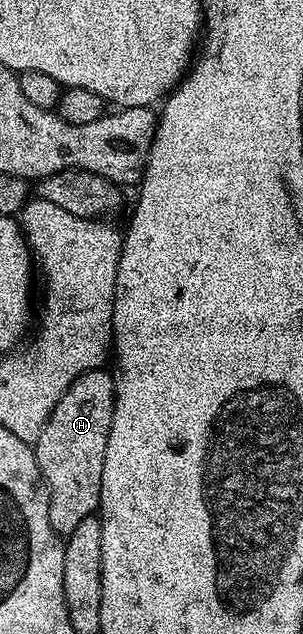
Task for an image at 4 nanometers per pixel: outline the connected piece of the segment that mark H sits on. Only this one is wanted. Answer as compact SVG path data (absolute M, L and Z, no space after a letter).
M88 370L78 376L58 400L34 443L36 463L48 489L50 524L61 536L72 534L82 520L93 517L100 508L102 464L116 403L116 379L106 371Z

